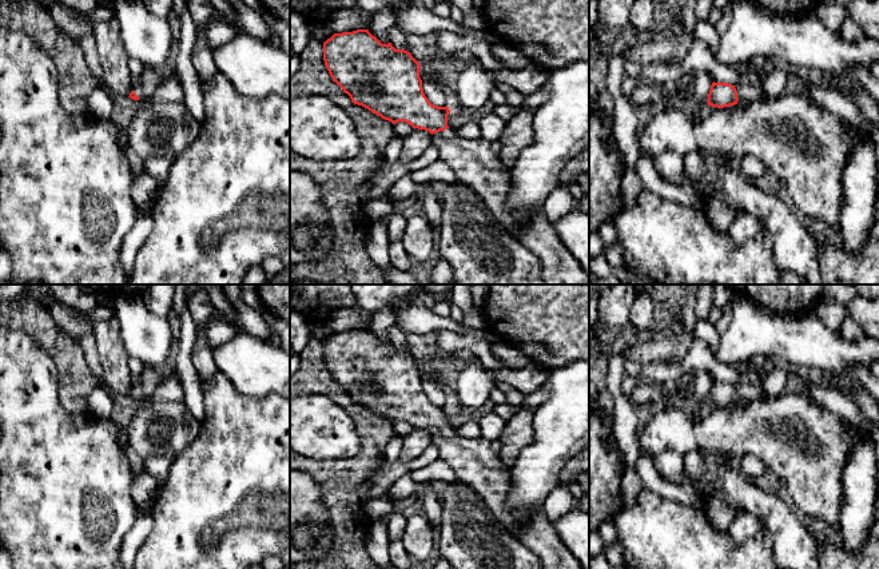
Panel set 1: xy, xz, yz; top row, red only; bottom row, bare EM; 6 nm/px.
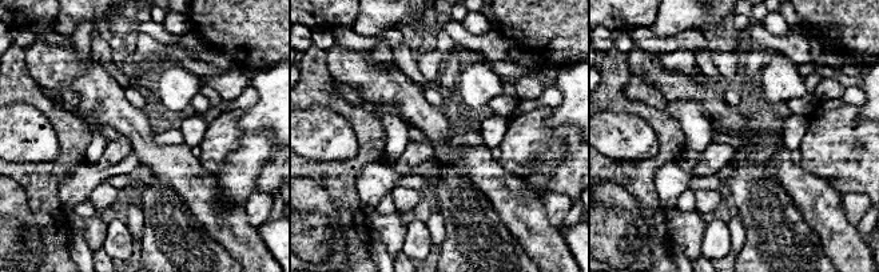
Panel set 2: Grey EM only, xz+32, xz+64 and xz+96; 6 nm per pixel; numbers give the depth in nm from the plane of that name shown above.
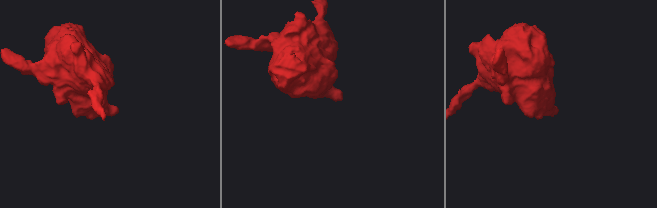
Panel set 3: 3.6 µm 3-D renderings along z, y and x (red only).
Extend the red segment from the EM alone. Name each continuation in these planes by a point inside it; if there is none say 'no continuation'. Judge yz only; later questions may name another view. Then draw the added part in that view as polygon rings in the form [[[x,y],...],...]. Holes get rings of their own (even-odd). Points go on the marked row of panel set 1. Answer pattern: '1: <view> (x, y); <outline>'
1: yz (750, 87); [[[747,71],[740,75],[739,83],[735,85],[739,100],[752,103],[757,99],[764,98],[763,84],[764,75]]]

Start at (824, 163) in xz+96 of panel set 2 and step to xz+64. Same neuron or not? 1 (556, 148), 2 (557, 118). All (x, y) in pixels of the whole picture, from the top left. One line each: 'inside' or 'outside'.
1: outside
2: outside

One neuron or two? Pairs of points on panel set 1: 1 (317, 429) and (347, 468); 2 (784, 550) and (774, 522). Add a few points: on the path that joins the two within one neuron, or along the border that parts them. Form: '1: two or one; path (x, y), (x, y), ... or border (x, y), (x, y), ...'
1: two; border (357, 430), (358, 450), (342, 460)
2: one; path (784, 544), (784, 533), (780, 529)

